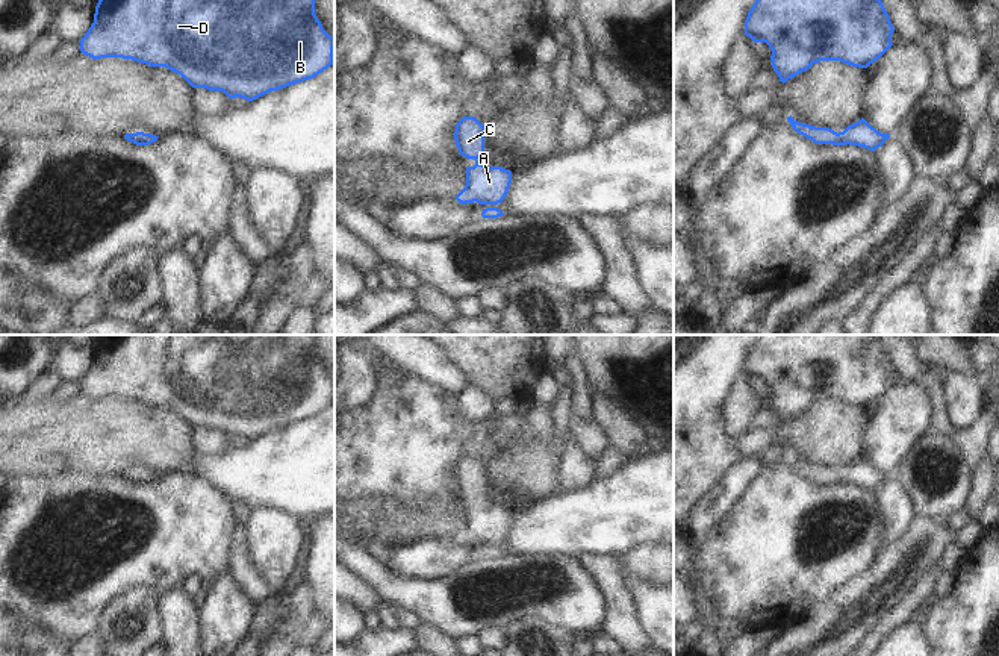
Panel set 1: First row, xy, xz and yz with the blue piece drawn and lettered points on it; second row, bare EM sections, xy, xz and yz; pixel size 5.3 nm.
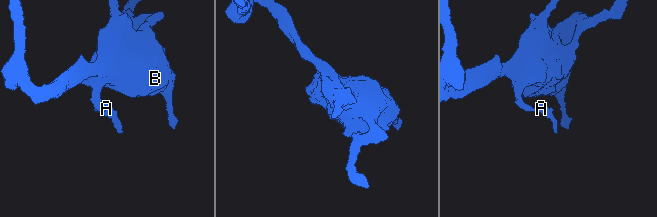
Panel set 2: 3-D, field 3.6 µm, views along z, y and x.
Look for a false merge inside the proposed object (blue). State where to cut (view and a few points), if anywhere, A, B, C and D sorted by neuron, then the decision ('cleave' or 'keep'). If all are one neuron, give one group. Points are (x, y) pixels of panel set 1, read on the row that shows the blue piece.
cut none; groups A B C D; keep

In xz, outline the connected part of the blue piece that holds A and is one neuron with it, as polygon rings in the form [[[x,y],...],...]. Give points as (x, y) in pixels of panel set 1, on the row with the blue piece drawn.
[[[463,117],[456,124],[454,141],[459,153],[468,159],[474,159],[475,165],[466,168],[466,185],[456,195],[462,205],[480,203],[483,218],[498,218],[503,214],[496,208],[501,203],[512,183],[512,171],[501,167],[487,167],[477,159],[484,153],[484,126],[475,117]]]

